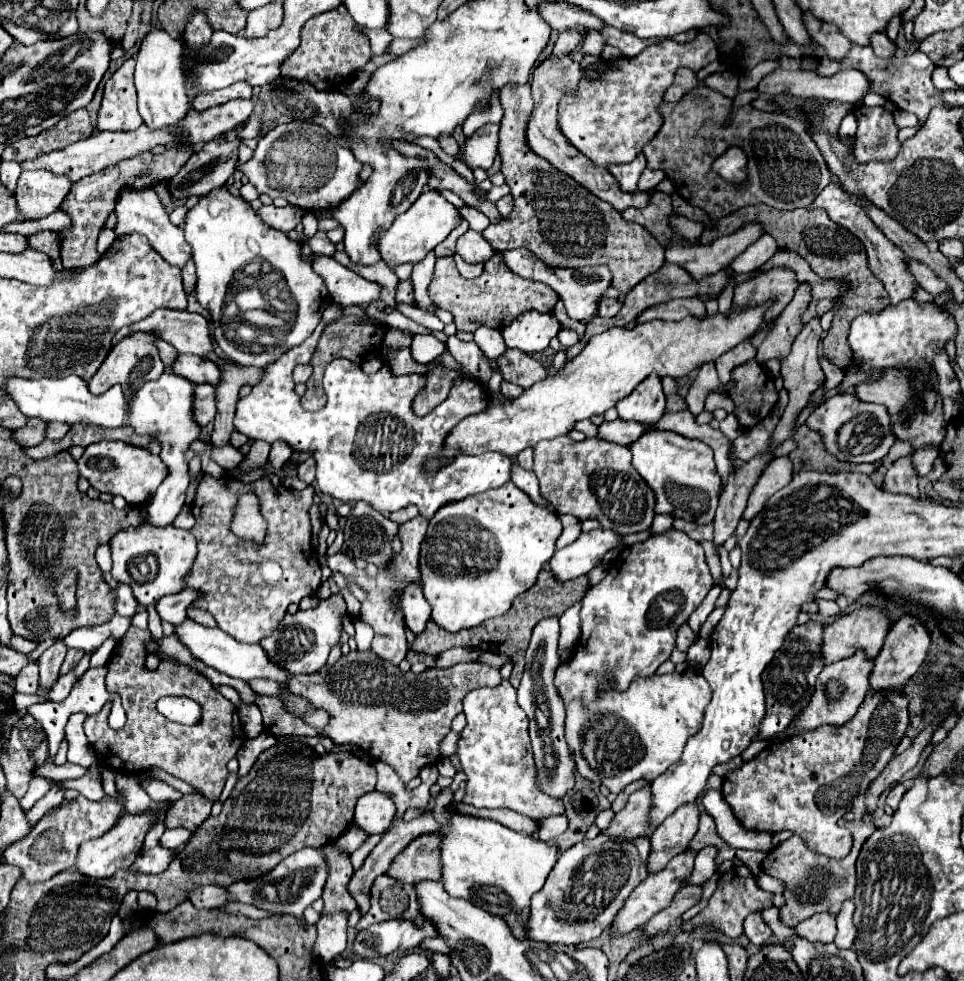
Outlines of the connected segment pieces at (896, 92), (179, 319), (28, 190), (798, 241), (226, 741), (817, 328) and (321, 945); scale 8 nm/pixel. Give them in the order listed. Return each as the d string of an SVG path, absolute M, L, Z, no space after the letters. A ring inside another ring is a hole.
M818 48L816 52L820 56L818 60L818 66L816 66L816 74L820 76L832 76L834 72L840 72L840 70L848 70L848 68L858 68L860 72L864 72L866 76L870 76L870 82L874 84L874 92L886 96L890 102L894 102L898 108L906 110L906 112L914 112L918 118L920 118L920 124L926 122L928 118L928 112L944 102L944 92L936 90L934 84L932 84L932 70L934 70L934 64L932 60L916 50L916 52L910 52L908 56L904 58L898 58L898 60L882 60L878 56L874 56L872 48L854 48L850 50L850 56L846 56L846 60L838 60L838 62L832 62L828 60L824 54L822 54L822 48Z
M158 308L150 318L121 328L114 335L112 344L117 344L138 330L156 330L162 340L170 342L178 350L178 354L196 354L206 358L210 352L214 352L210 340L210 322L196 312Z
M24 170L18 178L16 200L20 212L28 220L38 220L60 208L70 192L72 180L50 170Z
M756 204L756 206L746 206L740 208L738 212L724 216L720 220L716 220L716 228L714 230L704 230L700 244L708 244L710 240L736 232L738 228L742 228L742 224L746 222L760 222L764 224L766 232L770 236L776 238L778 246L782 250L794 250L798 252L802 258L806 258L806 262L810 264L810 268L822 278L846 278L852 282L850 290L844 294L844 304L842 308L836 312L834 320L832 320L832 328L828 330L828 336L824 338L824 354L840 368L844 368L844 364L850 364L850 350L846 344L846 336L848 336L848 328L850 322L854 320L854 316L866 312L866 310L882 310L890 304L890 298L884 290L884 284L870 272L868 268L868 260L866 260L866 248L864 244L846 228L838 226L836 222L830 220L830 216L826 214L826 210L814 210L814 208L800 208L800 210L790 210L790 212L782 212L776 208L770 208L766 204Z
M132 626L126 636L116 644L116 650L106 664L106 690L110 694L120 694L128 722L122 730L112 730L108 726L108 714L112 704L106 702L100 714L88 716L84 722L84 732L88 742L94 746L98 762L118 772L144 772L152 766L166 770L168 774L192 784L200 794L186 794L174 802L166 816L166 828L182 826L186 830L196 830L208 816L212 802L222 794L228 768L226 764L236 756L238 748L244 744L246 736L242 732L238 708L222 696L216 684L212 684L202 672L180 664L180 662L160 662L160 666L150 672L144 668L146 642L152 640L150 630ZM162 696L188 696L202 704L206 718L196 726L180 726L166 720L156 710L156 700Z
M816 316L816 318L812 318L810 322L804 324L802 332L796 336L796 340L794 340L794 344L792 344L790 356L782 360L782 378L784 378L784 388L786 388L788 394L790 394L790 402L788 402L786 412L782 414L782 418L780 418L780 422L778 422L776 430L774 430L774 444L780 444L780 442L784 442L786 438L792 436L792 432L794 432L794 428L796 428L796 426L794 426L796 416L806 408L810 394L824 382L824 372L822 372L822 368L820 368L820 364L818 364L818 356L820 356L820 348L818 348L818 346L820 346L820 336L822 336L822 326L820 326L820 318Z
M348 912L324 914L318 920L318 938L314 944L314 956L328 964L334 956L342 954L346 948L346 930L348 930Z

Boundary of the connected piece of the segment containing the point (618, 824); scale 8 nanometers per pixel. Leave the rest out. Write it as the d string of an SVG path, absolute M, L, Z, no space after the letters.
M650 784L636 790L622 812L618 812L604 834L634 838L650 832L650 808L652 808L652 790Z

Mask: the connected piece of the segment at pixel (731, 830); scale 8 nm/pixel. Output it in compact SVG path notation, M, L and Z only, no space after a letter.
M708 790L704 796L706 812L714 818L718 826L718 834L734 848L740 850L760 850L764 854L772 848L772 834L770 832L756 832L742 826L742 822L734 816L732 808L726 804L719 790Z

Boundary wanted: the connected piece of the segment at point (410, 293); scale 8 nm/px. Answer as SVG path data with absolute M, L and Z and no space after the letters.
M399 280L396 288L396 301L413 305L414 291L410 280Z

